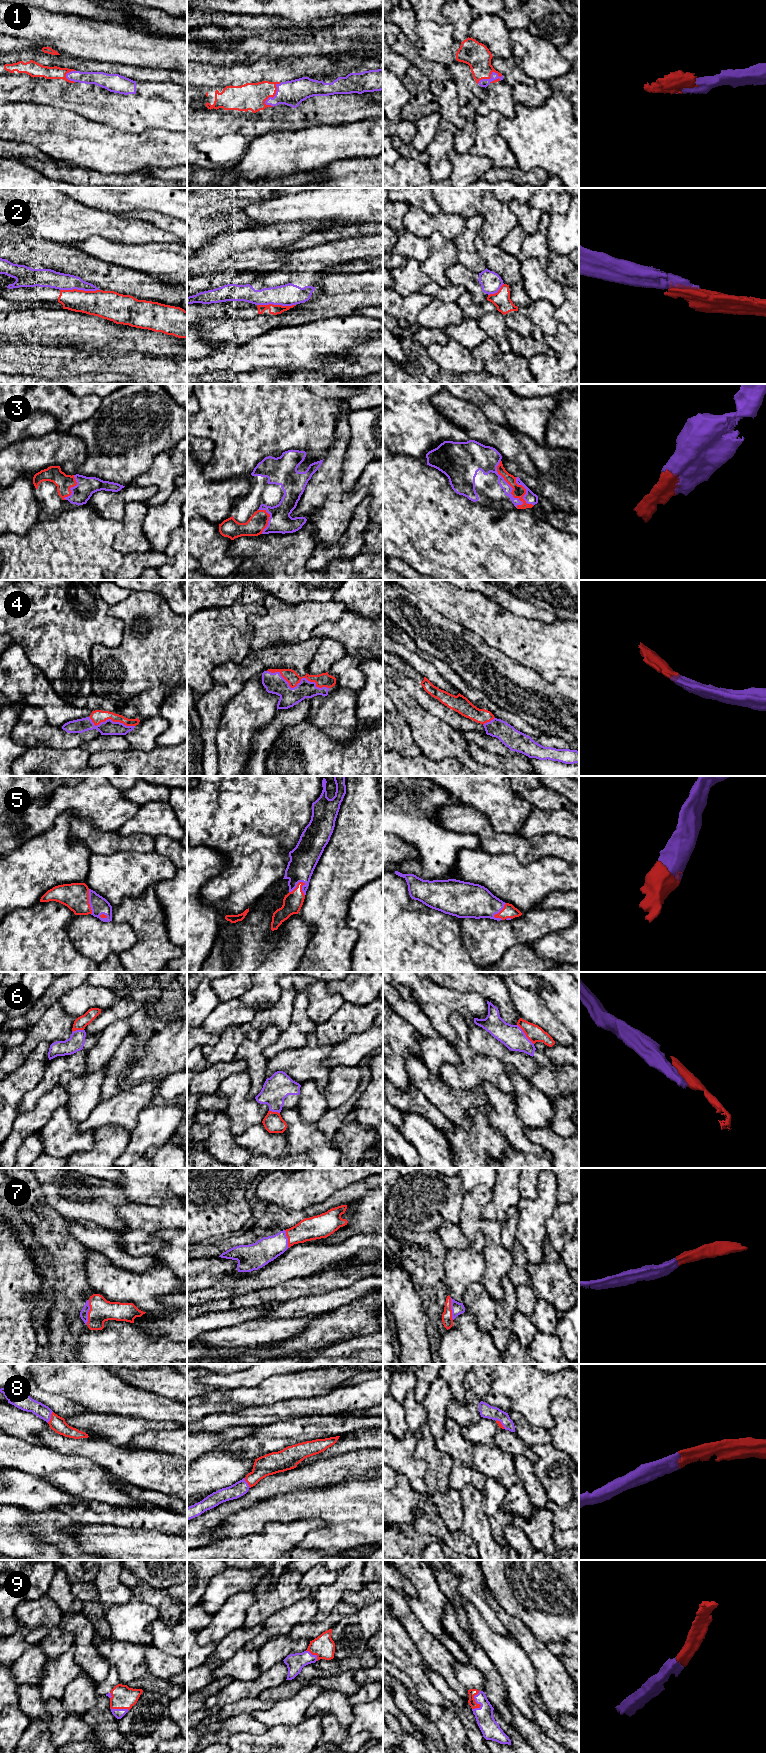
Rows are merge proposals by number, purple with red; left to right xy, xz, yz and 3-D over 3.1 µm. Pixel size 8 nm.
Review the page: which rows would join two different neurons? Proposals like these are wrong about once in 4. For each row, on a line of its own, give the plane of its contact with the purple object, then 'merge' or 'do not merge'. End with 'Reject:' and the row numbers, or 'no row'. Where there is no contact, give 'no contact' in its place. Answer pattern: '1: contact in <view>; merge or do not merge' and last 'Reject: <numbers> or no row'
1: contact in yz; merge
2: contact in xy; do not merge
3: contact in yz; merge
4: contact in xz; merge
5: contact in xz; merge
6: contact in yz; merge
7: contact in xy; merge
8: contact in xy; merge
9: contact in yz; merge
Reject: 2

